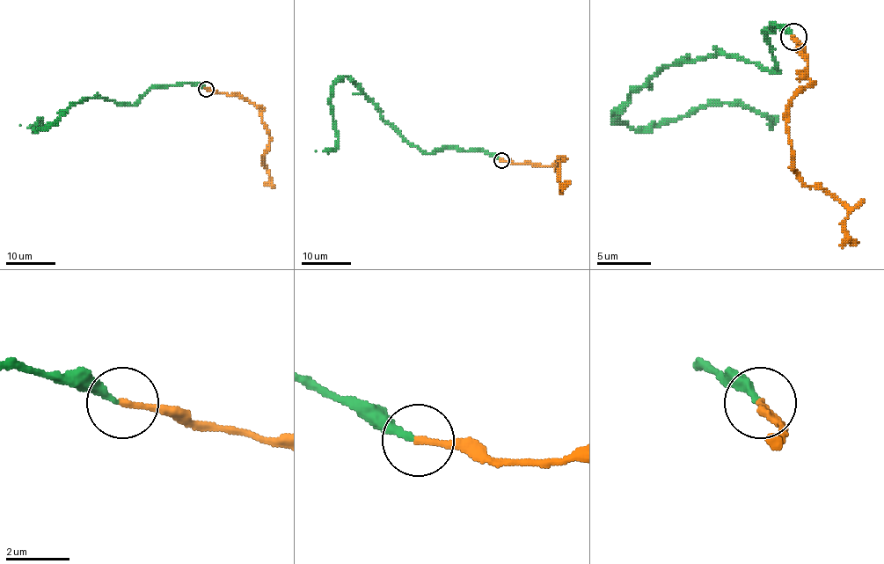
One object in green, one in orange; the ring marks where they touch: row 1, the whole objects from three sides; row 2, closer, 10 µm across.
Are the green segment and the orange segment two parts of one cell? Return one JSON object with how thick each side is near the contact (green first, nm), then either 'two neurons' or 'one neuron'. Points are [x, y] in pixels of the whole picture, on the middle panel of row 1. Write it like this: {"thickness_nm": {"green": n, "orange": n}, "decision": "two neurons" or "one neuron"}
{"thickness_nm": {"green": 200, "orange": 190}, "decision": "one neuron"}

